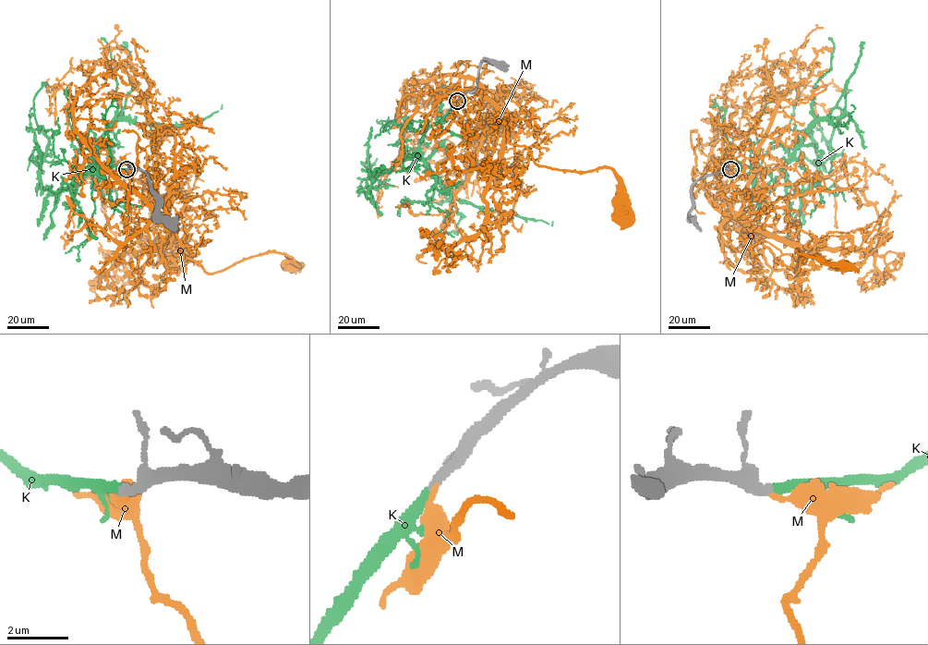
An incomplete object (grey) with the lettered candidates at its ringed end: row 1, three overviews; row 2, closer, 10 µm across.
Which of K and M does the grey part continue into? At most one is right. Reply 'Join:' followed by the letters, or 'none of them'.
Join: K

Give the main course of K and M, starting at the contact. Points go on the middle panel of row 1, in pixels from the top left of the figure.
K: (457, 101), (416, 149), (379, 182), (367, 160), (364, 165), (377, 158)
M: (457, 100), (476, 80), (508, 141), (539, 165), (608, 167), (621, 216)

